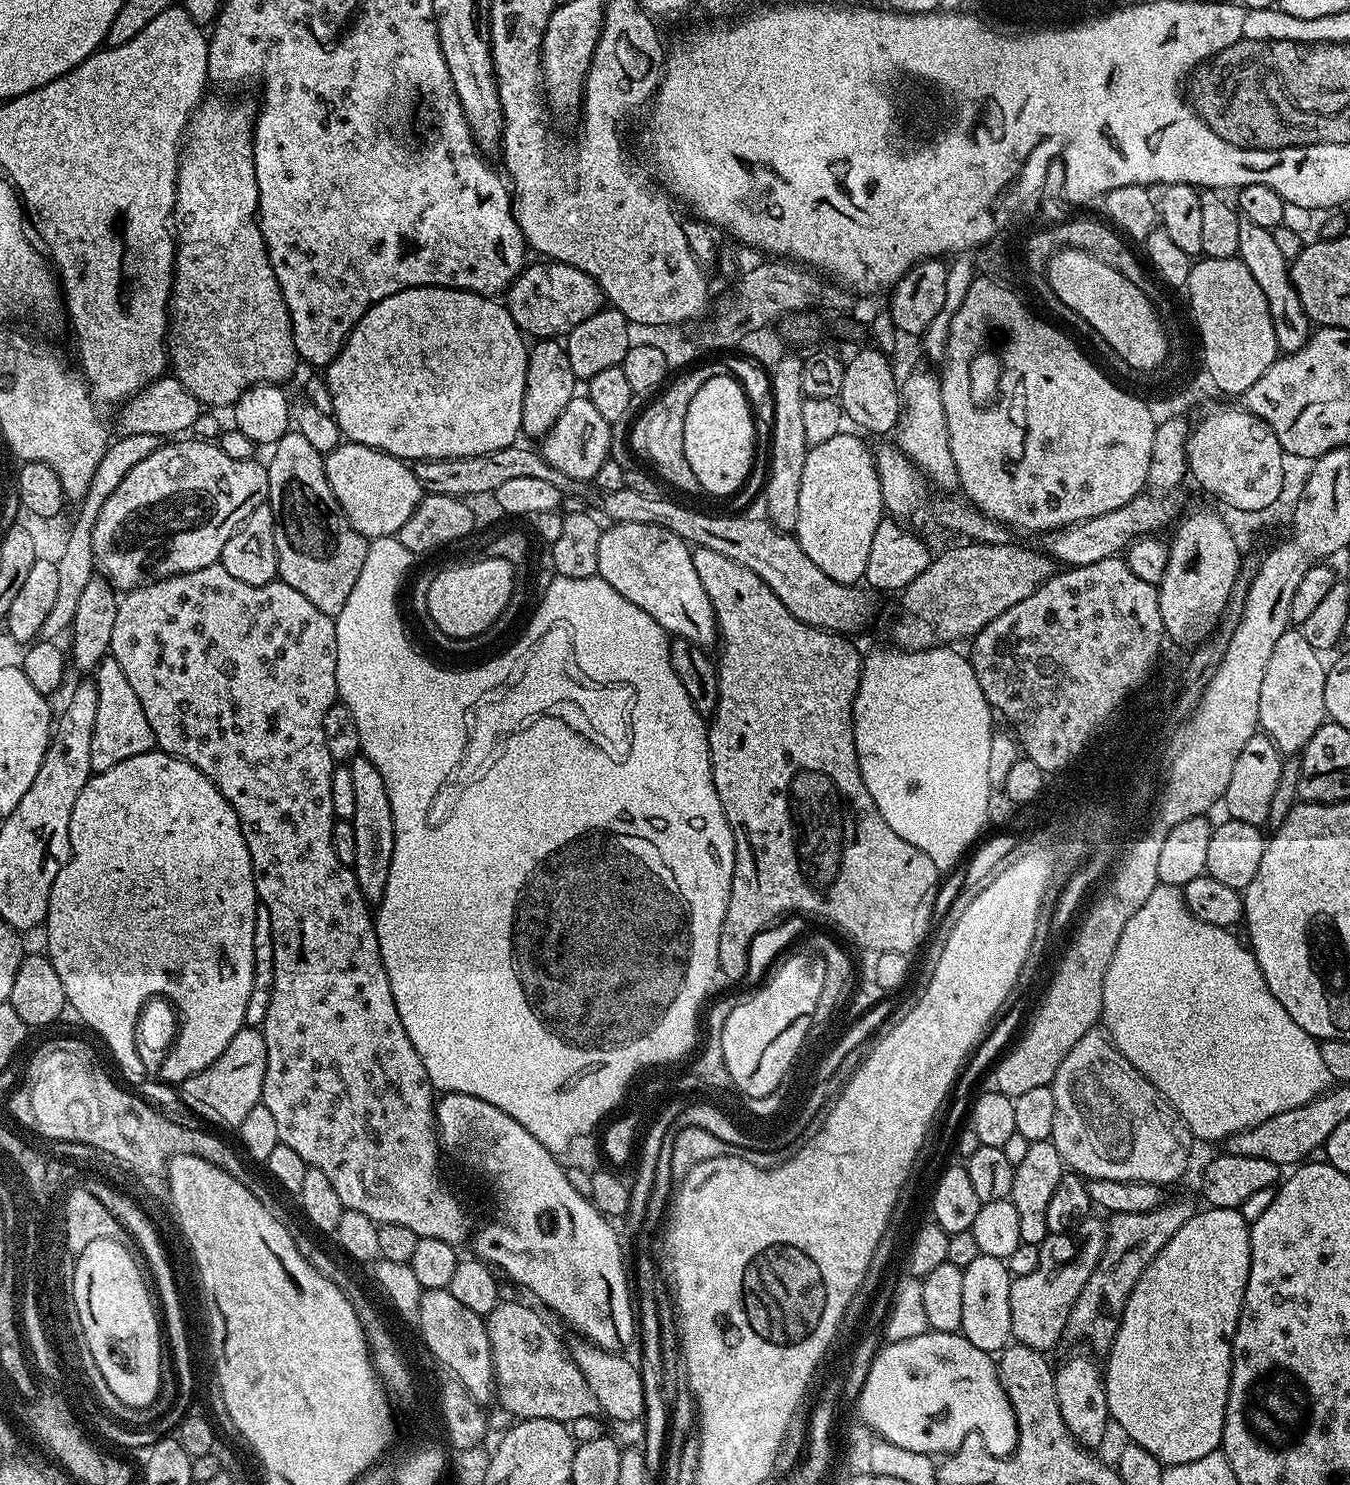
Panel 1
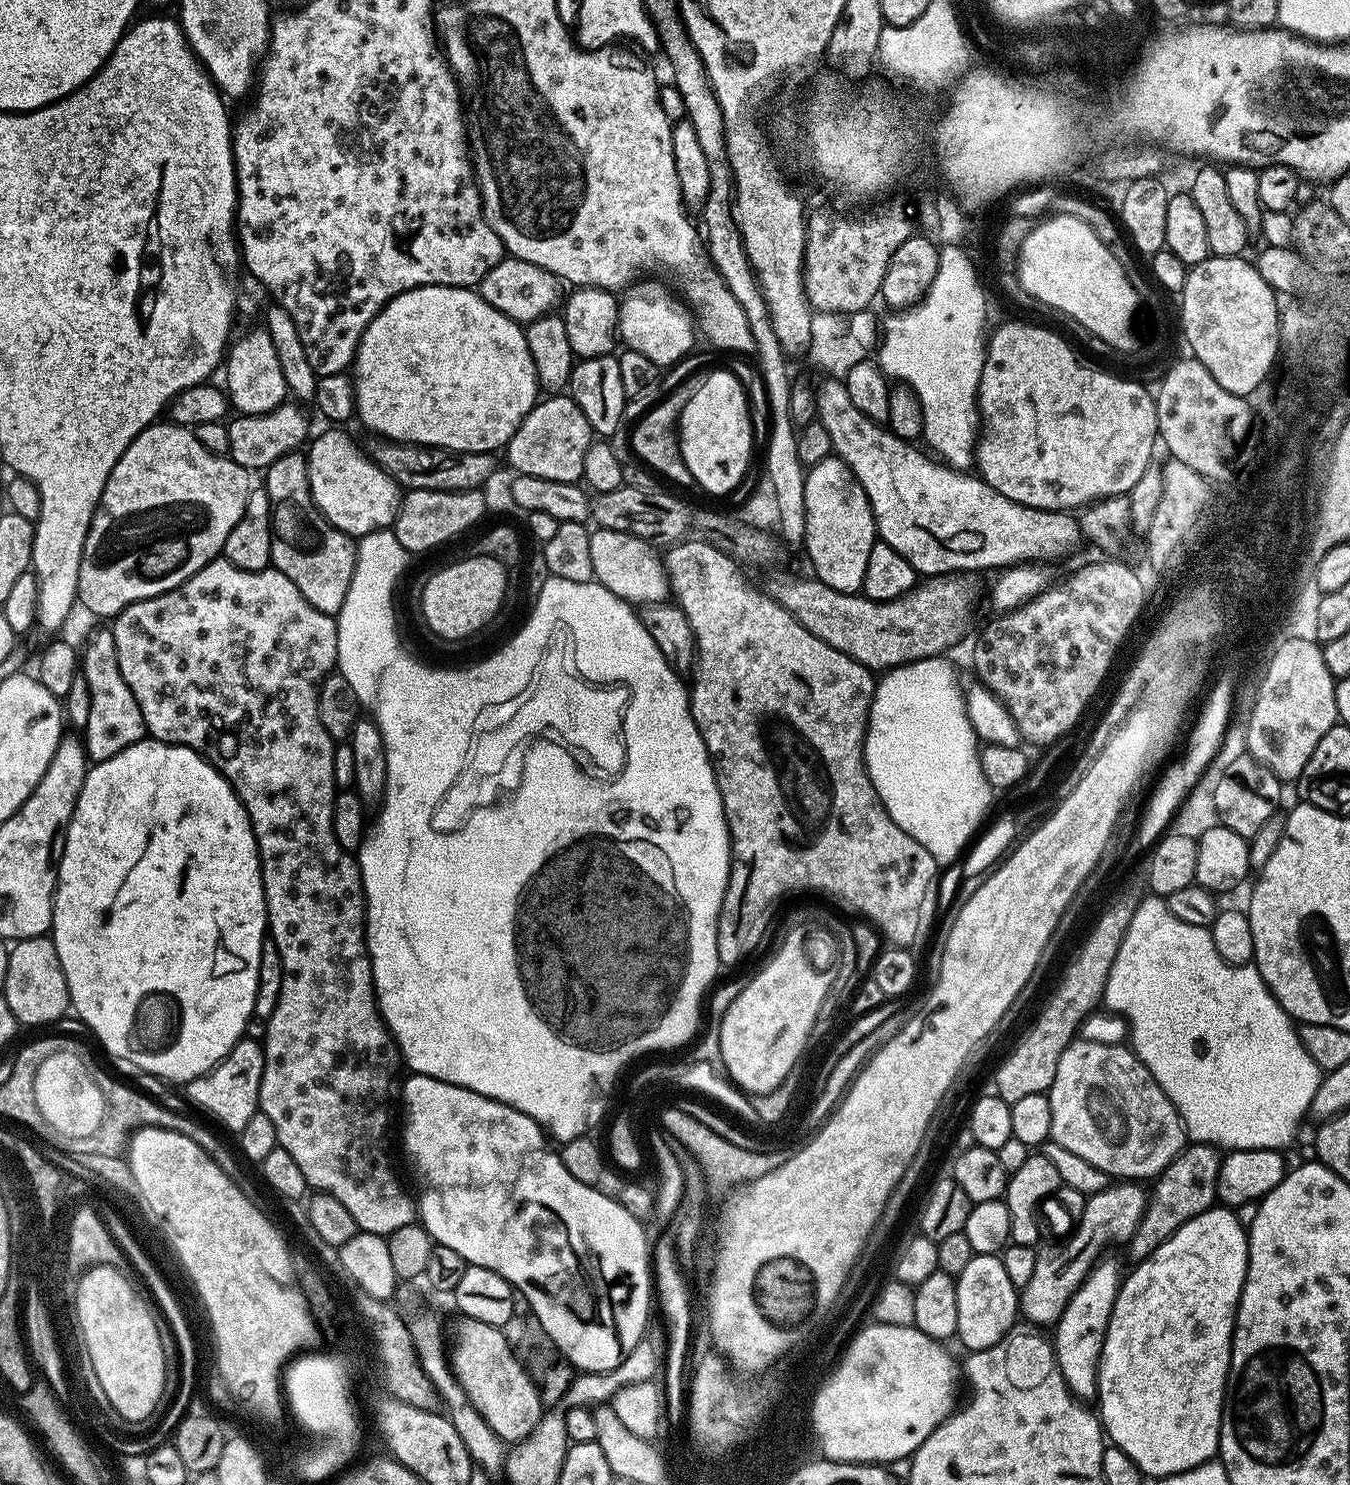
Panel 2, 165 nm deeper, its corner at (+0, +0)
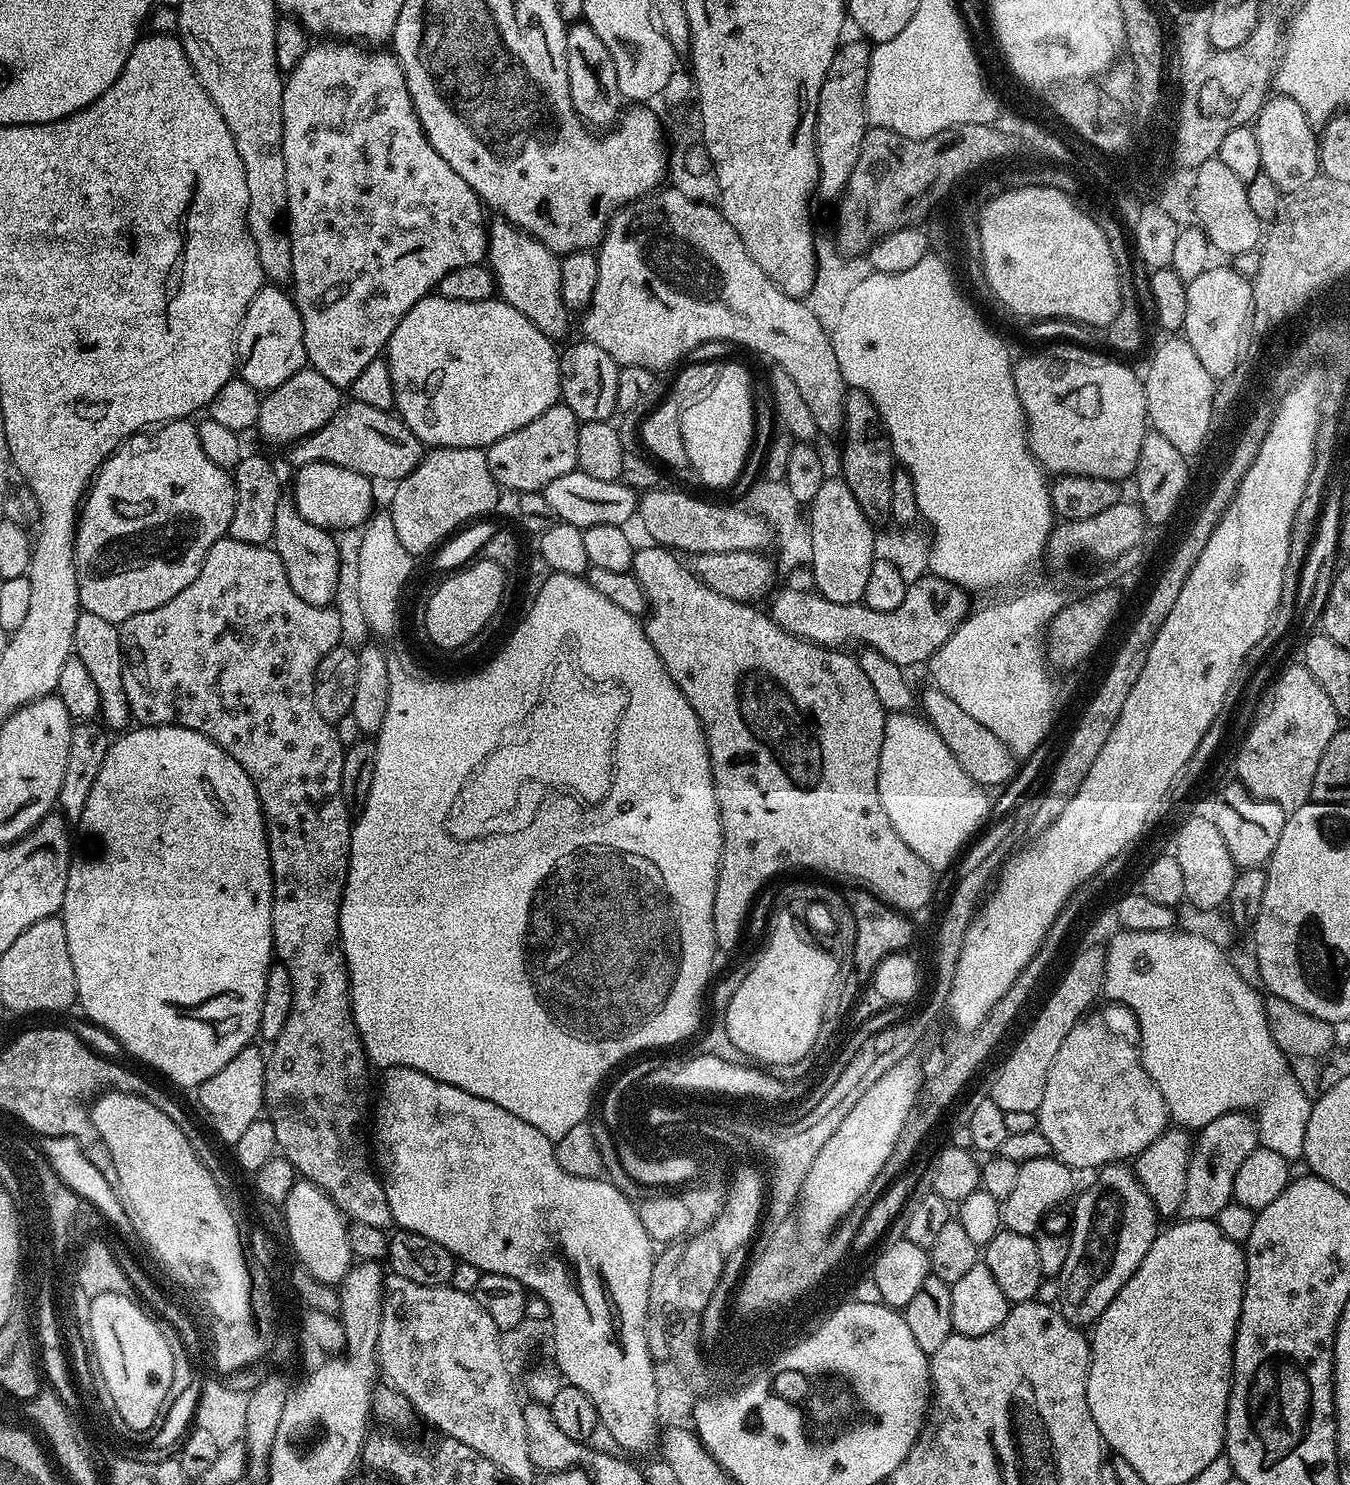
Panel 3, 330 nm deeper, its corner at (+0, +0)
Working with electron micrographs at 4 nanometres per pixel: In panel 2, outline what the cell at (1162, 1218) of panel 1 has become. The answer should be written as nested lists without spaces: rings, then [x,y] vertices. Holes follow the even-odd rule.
[[[1189,1143],[1174,1158],[1174,1162],[1166,1166],[1166,1170],[1155,1181],[1156,1189],[1151,1189],[1148,1209],[1130,1241],[1133,1261],[1139,1262],[1154,1254],[1154,1250],[1158,1250],[1158,1246],[1162,1246],[1162,1242],[1166,1242],[1166,1238],[1173,1236],[1182,1225],[1190,1222],[1190,1218],[1217,1203],[1216,1187],[1221,1159],[1221,1153],[1211,1144]]]

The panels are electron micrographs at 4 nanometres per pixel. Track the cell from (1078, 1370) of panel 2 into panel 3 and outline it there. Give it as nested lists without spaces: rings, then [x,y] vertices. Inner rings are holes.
[[[1127,1163],[1106,1164],[1095,1173],[1096,1181],[1081,1194],[1077,1195],[1076,1209],[1070,1212],[1070,1235],[1067,1237],[1068,1253],[1064,1256],[1064,1269],[1060,1272],[1060,1313],[1074,1325],[1091,1326],[1110,1306],[1110,1302],[1126,1286],[1130,1274],[1138,1270],[1146,1250],[1154,1242],[1156,1233],[1161,1231],[1162,1220],[1147,1190],[1140,1185],[1135,1171]]]

